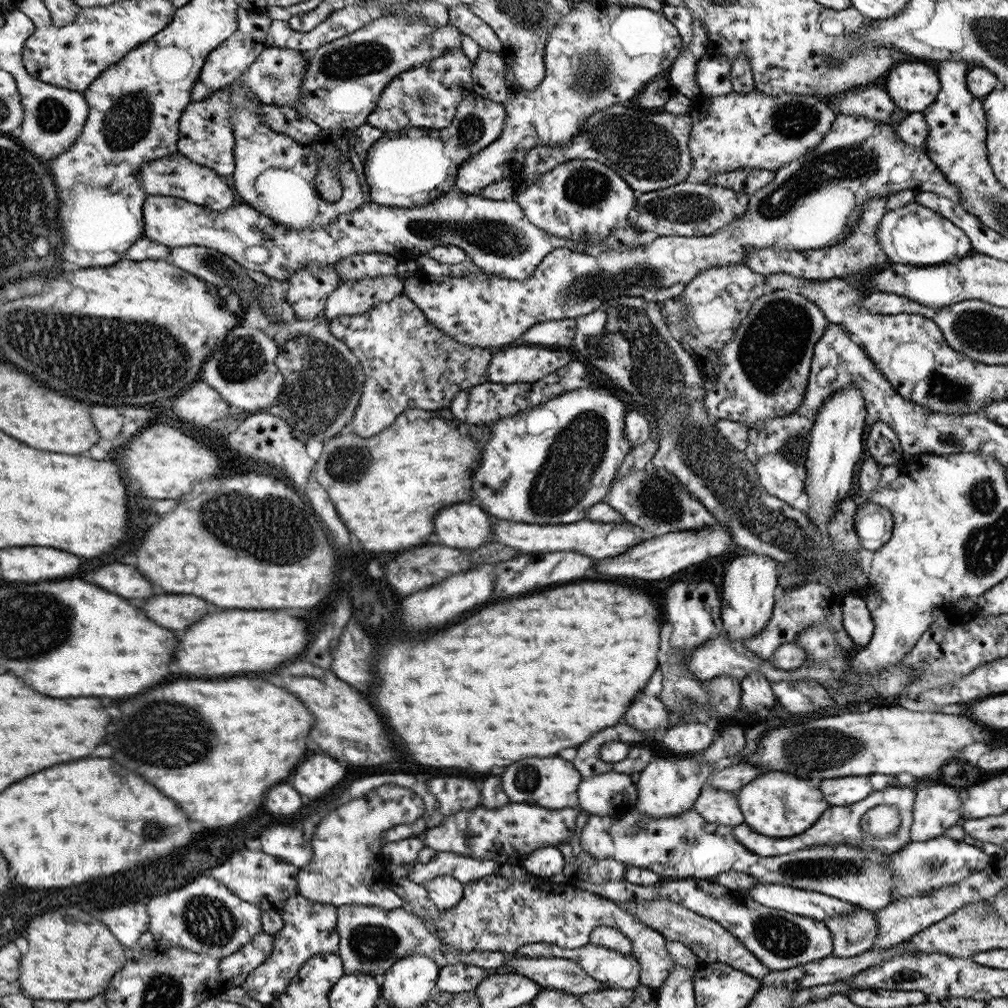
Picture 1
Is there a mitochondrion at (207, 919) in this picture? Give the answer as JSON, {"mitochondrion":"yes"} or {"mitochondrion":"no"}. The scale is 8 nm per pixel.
{"mitochondrion":"yes"}

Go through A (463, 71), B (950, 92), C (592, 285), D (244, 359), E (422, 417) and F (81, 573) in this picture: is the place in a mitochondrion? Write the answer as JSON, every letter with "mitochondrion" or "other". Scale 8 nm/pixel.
{"A":"other","B":"other","C":"mitochondrion","D":"mitochondrion","E":"other","F":"other"}

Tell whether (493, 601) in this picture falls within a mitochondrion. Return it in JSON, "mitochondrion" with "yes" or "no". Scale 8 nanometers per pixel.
{"mitochondrion":"no"}

